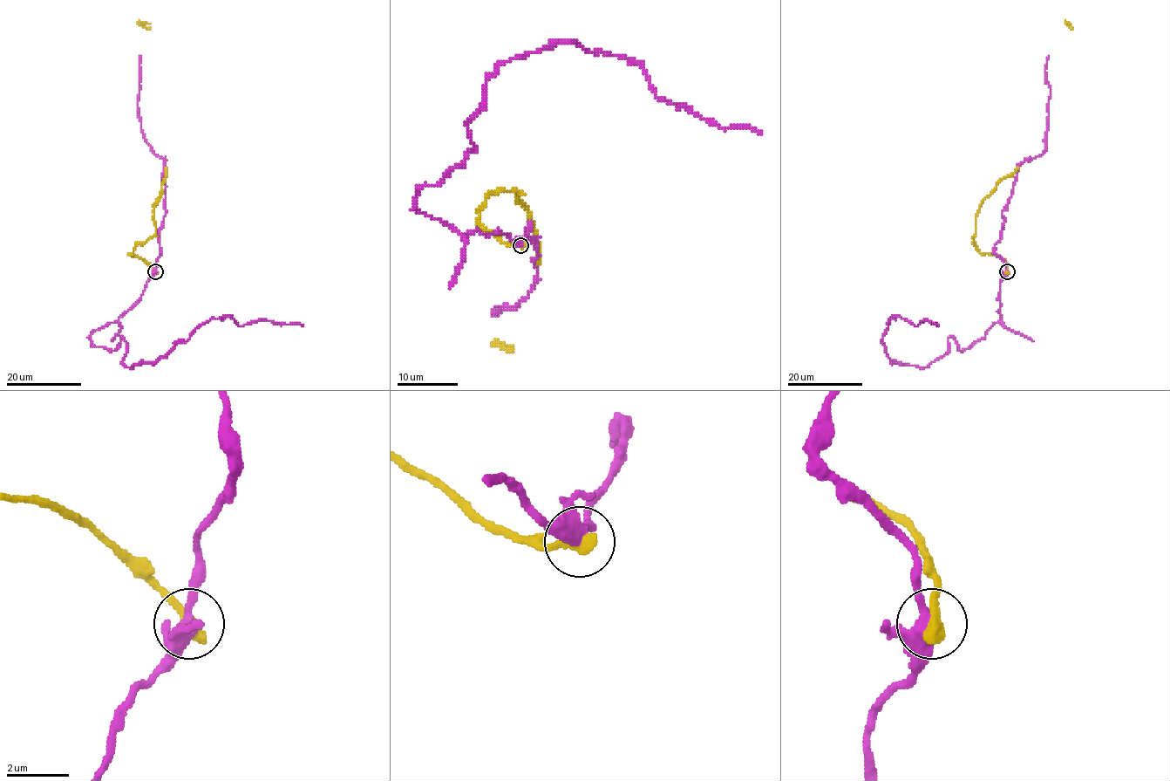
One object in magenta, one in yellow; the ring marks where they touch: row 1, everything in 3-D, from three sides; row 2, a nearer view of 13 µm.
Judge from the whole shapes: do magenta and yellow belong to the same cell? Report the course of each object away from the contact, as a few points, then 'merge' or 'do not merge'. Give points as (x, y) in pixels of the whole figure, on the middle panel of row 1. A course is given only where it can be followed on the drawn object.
course magenta (521, 245), (415, 208), (476, 149), (468, 120), (512, 58), (559, 42), (622, 56), (657, 97), (760, 133); course yellow (521, 245), (479, 222), (493, 192), (522, 194), (538, 241), (512, 350), (499, 346), (512, 348); do not merge

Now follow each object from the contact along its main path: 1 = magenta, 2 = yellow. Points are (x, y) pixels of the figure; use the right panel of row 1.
1: (1007, 271), (1000, 320), (971, 345), (948, 339), (919, 367), (888, 358), (893, 316), (938, 325)
2: (1007, 271), (1003, 259), (982, 254), (974, 244), (977, 211), (996, 184), (1019, 167), (1071, 24)

